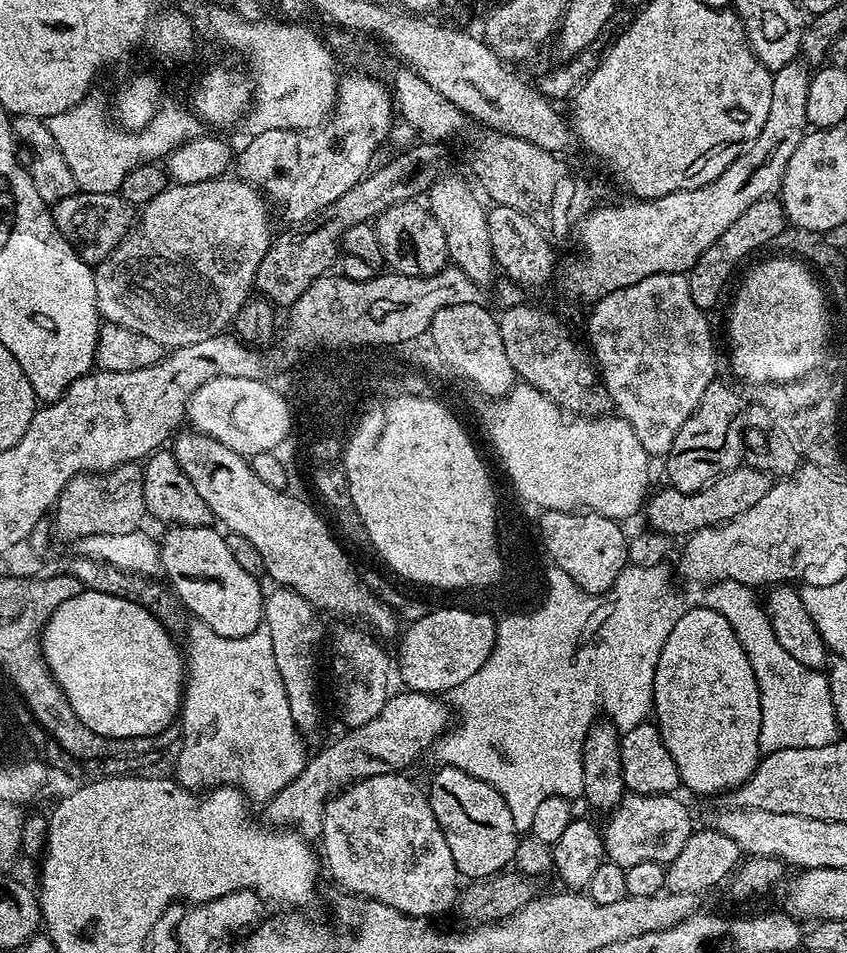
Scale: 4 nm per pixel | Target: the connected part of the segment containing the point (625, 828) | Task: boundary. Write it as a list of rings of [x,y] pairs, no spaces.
[[[625,794],[620,799],[620,805],[607,817],[608,825],[603,825],[602,828],[605,857],[623,868],[638,866],[638,862],[658,862],[665,866],[672,864],[674,858],[682,854],[682,846],[686,846],[694,831],[692,816],[678,797],[676,794]]]

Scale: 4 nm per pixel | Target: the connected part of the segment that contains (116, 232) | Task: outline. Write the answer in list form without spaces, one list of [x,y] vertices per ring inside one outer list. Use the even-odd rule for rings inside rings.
[[[78,190],[70,198],[51,205],[52,217],[58,230],[68,239],[78,255],[93,266],[101,264],[126,239],[138,220],[133,205],[115,192],[86,192]]]

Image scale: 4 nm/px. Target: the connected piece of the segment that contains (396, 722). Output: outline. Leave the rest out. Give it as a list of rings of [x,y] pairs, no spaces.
[[[400,690],[400,693],[389,695],[386,706],[378,714],[378,718],[373,718],[371,722],[366,722],[366,726],[349,728],[337,738],[333,744],[328,744],[320,753],[313,755],[303,770],[278,794],[274,794],[272,799],[263,805],[264,812],[268,815],[267,823],[272,826],[279,826],[284,830],[299,832],[305,838],[320,836],[320,831],[324,825],[324,807],[328,801],[337,795],[341,790],[351,788],[358,780],[365,780],[371,776],[381,776],[387,772],[397,774],[403,773],[404,768],[408,768],[424,751],[431,749],[436,741],[444,735],[450,724],[450,708],[443,699],[426,692],[414,692],[411,690]]]

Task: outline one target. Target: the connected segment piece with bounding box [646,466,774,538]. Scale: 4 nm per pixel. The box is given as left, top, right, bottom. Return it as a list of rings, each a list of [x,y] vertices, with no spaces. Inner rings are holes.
[[[737,466],[721,471],[711,484],[697,492],[679,492],[677,488],[664,486],[661,492],[653,491],[646,500],[647,527],[653,532],[663,533],[669,538],[696,532],[699,528],[712,528],[715,524],[727,525],[742,510],[750,510],[754,502],[760,501],[774,483],[767,472],[747,466]]]

